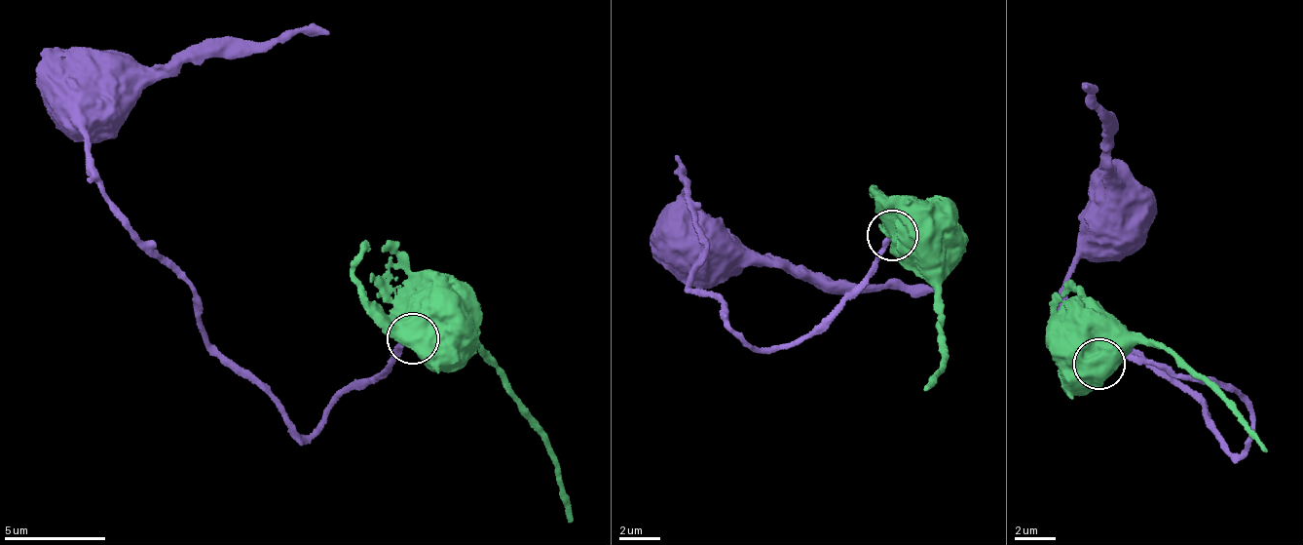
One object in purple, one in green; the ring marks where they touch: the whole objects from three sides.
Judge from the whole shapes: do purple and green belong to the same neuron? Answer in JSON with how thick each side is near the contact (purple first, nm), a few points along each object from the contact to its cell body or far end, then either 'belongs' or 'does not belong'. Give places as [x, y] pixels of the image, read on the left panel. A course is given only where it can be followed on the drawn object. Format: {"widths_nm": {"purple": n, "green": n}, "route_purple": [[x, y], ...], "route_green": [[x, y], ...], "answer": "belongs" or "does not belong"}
{"widths_nm": {"purple": 260, "green": 800}, "route_purple": [[414, 337], [303, 437], [279, 403], [204, 336], [191, 288], [104, 193], [85, 161], [87, 88]], "route_green": [[414, 337], [419, 307], [435, 317]], "answer": "does not belong"}

